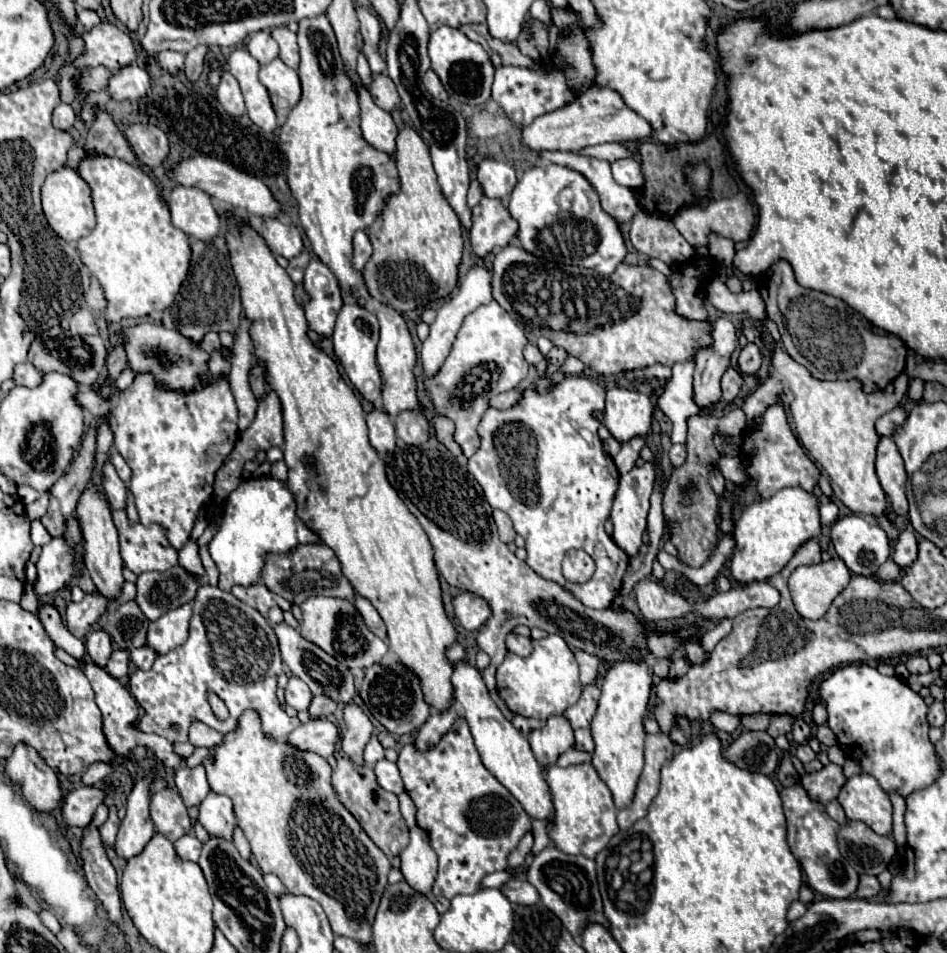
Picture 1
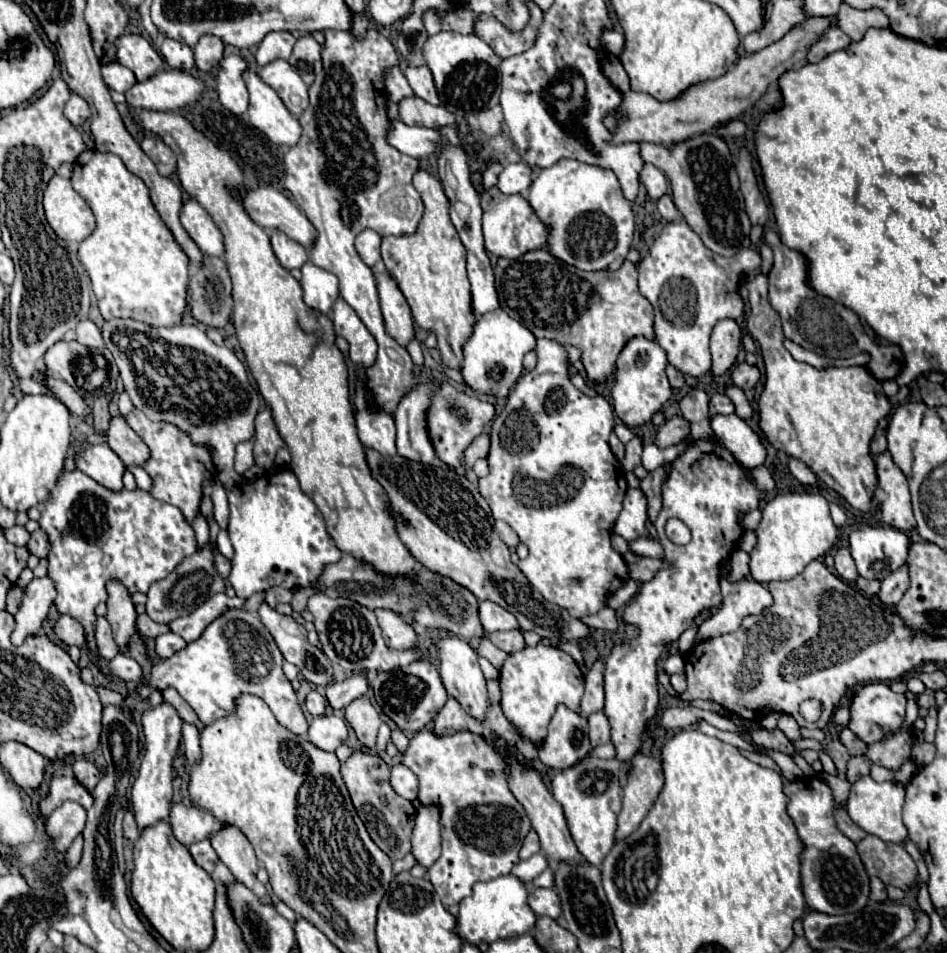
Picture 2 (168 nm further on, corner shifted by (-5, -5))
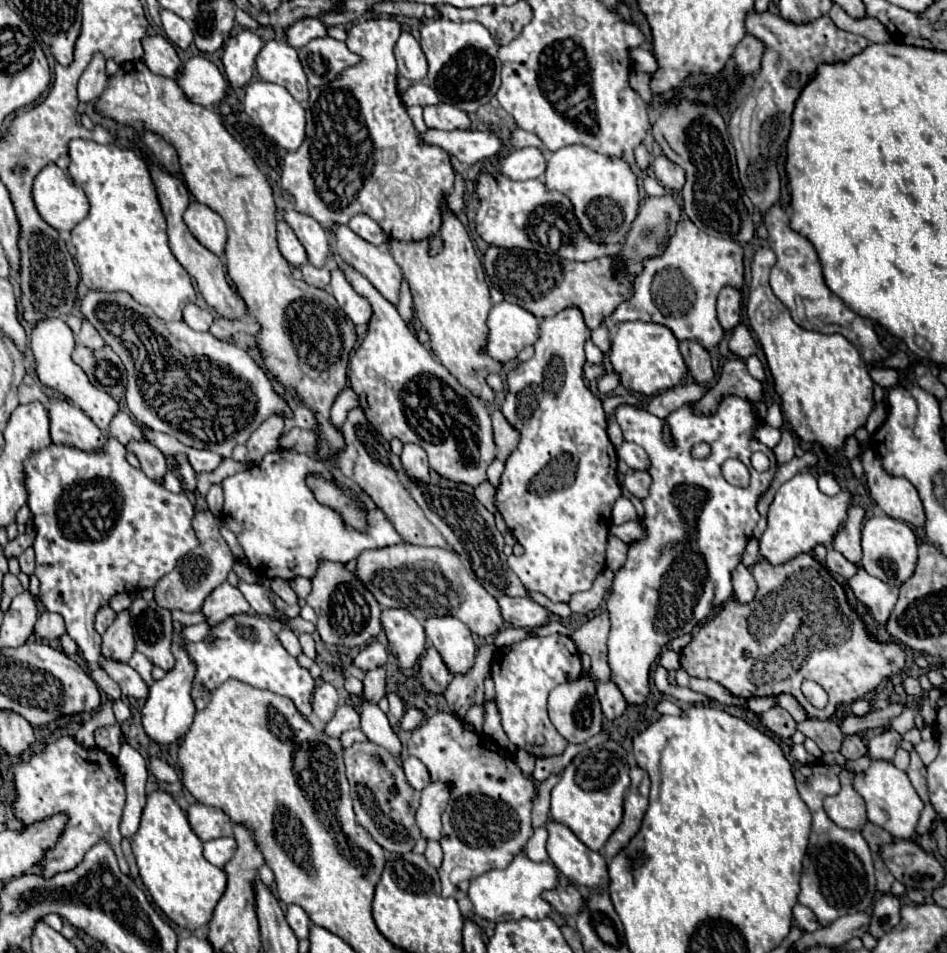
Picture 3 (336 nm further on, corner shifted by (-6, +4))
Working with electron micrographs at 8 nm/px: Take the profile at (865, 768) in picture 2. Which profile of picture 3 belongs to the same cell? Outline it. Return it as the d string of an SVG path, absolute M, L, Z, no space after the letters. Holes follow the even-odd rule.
M885 729L883 733L875 735L871 741L869 741L869 747L867 747L867 755L871 759L883 759L883 761L893 761L895 757L895 751L897 751L897 745L901 741L901 735L893 729Z

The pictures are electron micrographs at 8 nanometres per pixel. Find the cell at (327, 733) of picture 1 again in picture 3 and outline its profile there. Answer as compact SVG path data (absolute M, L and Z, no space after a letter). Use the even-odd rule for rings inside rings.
M341 705L335 711L335 717L325 725L325 733L331 737L339 737L343 731L359 727L359 713L355 713L353 705Z

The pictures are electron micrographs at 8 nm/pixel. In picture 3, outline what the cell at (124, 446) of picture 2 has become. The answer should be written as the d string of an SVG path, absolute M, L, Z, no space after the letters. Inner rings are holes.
M131 441L127 445L127 451L135 453L137 459L141 461L141 469L143 473L151 479L161 483L165 473L167 473L167 463L163 453L153 445L153 443L143 443L143 441Z

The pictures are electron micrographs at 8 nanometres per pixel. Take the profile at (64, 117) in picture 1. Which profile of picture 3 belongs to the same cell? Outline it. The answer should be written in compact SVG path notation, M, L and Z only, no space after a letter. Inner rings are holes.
M95 53L93 59L89 61L87 69L83 71L79 79L79 101L83 103L93 103L105 89L107 83L107 73L105 73L105 57L103 53Z

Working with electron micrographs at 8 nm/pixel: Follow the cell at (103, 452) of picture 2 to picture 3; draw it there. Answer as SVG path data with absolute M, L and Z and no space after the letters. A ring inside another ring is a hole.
M49 397L47 413L53 443L73 445L83 451L99 449L105 443L105 435L77 405L61 401L57 397Z

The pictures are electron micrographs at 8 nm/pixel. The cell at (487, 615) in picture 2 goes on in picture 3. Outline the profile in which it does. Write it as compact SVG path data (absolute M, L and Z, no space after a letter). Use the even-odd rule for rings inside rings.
M499 597L499 607L501 615L507 623L513 627L523 627L523 629L537 629L541 625L549 625L551 621L551 611L541 607L539 603L531 601L529 597Z

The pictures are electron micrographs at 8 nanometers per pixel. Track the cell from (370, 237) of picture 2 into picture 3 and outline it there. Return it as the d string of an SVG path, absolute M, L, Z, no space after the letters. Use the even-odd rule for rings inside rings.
M357 213L357 215L353 215L351 219L349 219L349 227L359 235L359 237L363 237L365 241L369 241L371 245L383 245L383 241L387 239L385 237L385 233L381 231L381 227L369 217L369 215L365 215L365 213Z

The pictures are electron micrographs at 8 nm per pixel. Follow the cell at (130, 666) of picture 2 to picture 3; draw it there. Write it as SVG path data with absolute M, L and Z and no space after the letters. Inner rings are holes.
M133 653L133 657L129 659L129 665L141 675L141 679L147 683L147 685L151 685L153 683L153 677L151 677L151 669L153 669L153 665L151 665L151 661L145 657L145 655L141 655L141 653Z

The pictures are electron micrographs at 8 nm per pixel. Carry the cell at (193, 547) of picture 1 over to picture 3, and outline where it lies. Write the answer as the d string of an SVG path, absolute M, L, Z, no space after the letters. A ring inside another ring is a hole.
M179 453L179 455L175 455L175 459L177 459L177 473L179 473L185 489L195 491L197 489L197 477L195 477L195 471L193 471L187 455L185 453Z

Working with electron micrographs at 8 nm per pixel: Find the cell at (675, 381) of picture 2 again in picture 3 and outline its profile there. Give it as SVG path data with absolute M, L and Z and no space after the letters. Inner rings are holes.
M691 339L689 341L681 341L679 347L681 347L681 353L685 357L685 363L687 363L693 379L697 383L709 385L713 381L713 377L715 377L715 373L711 369L709 351L699 341L691 341Z

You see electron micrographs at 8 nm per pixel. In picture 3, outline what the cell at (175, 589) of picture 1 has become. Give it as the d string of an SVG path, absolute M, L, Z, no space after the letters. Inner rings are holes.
M197 511L193 517L193 529L197 533L199 547L195 547L181 561L177 561L177 567L171 573L167 573L155 587L155 601L171 611L173 609L187 613L201 611L203 601L209 597L209 593L215 587L219 587L227 579L235 563L225 539L219 533L219 519L211 511Z

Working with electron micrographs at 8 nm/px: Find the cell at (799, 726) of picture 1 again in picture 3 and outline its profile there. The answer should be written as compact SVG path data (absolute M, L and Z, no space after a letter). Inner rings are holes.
M844 768L843 773L841 773L841 791L837 795L825 797L823 809L825 809L827 817L837 827L843 827L843 829L861 831L863 825L867 823L865 803L863 803L861 795L853 789L851 773L847 769Z

